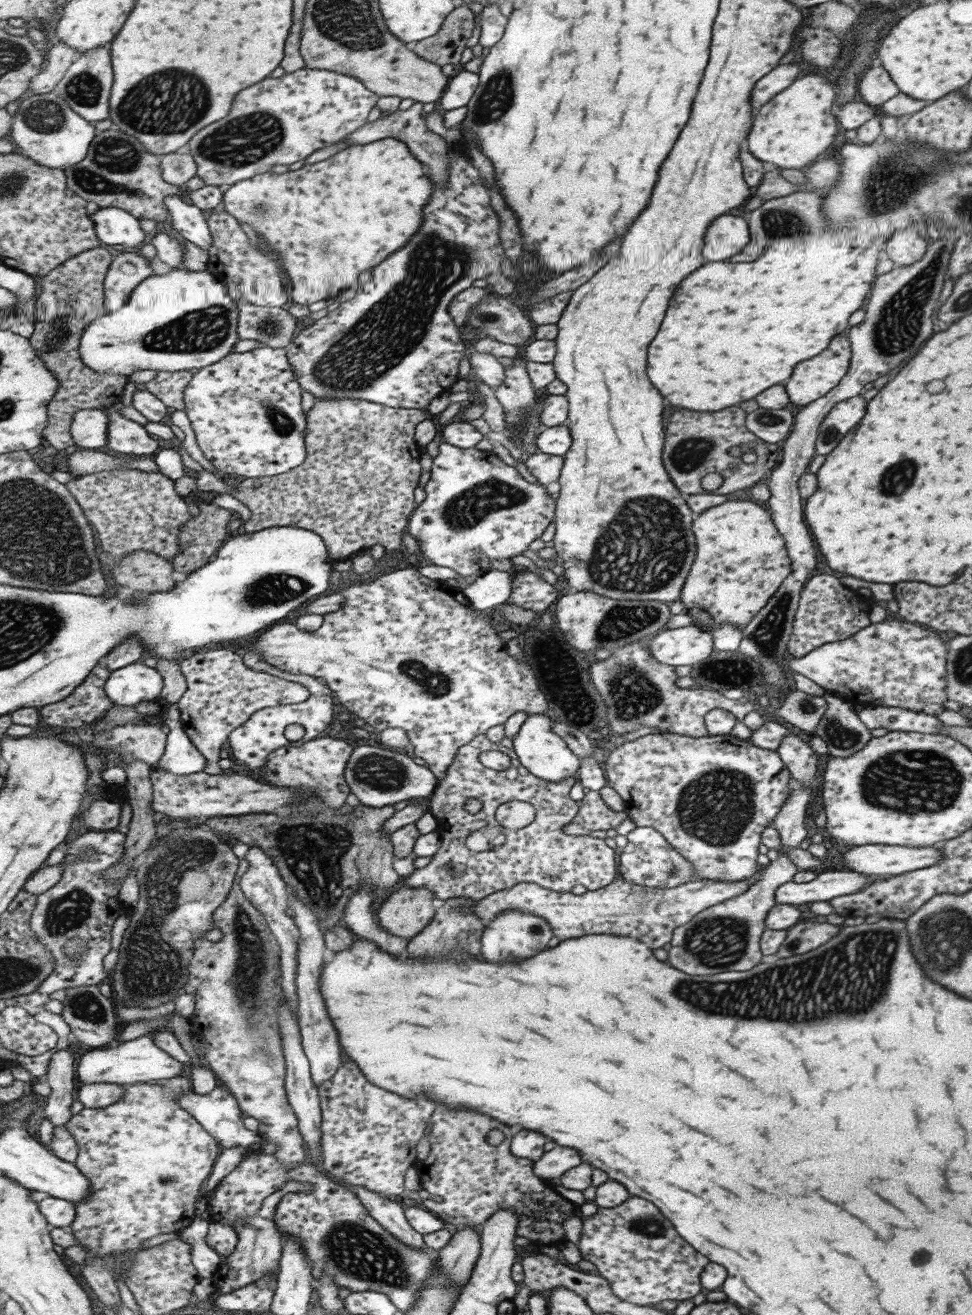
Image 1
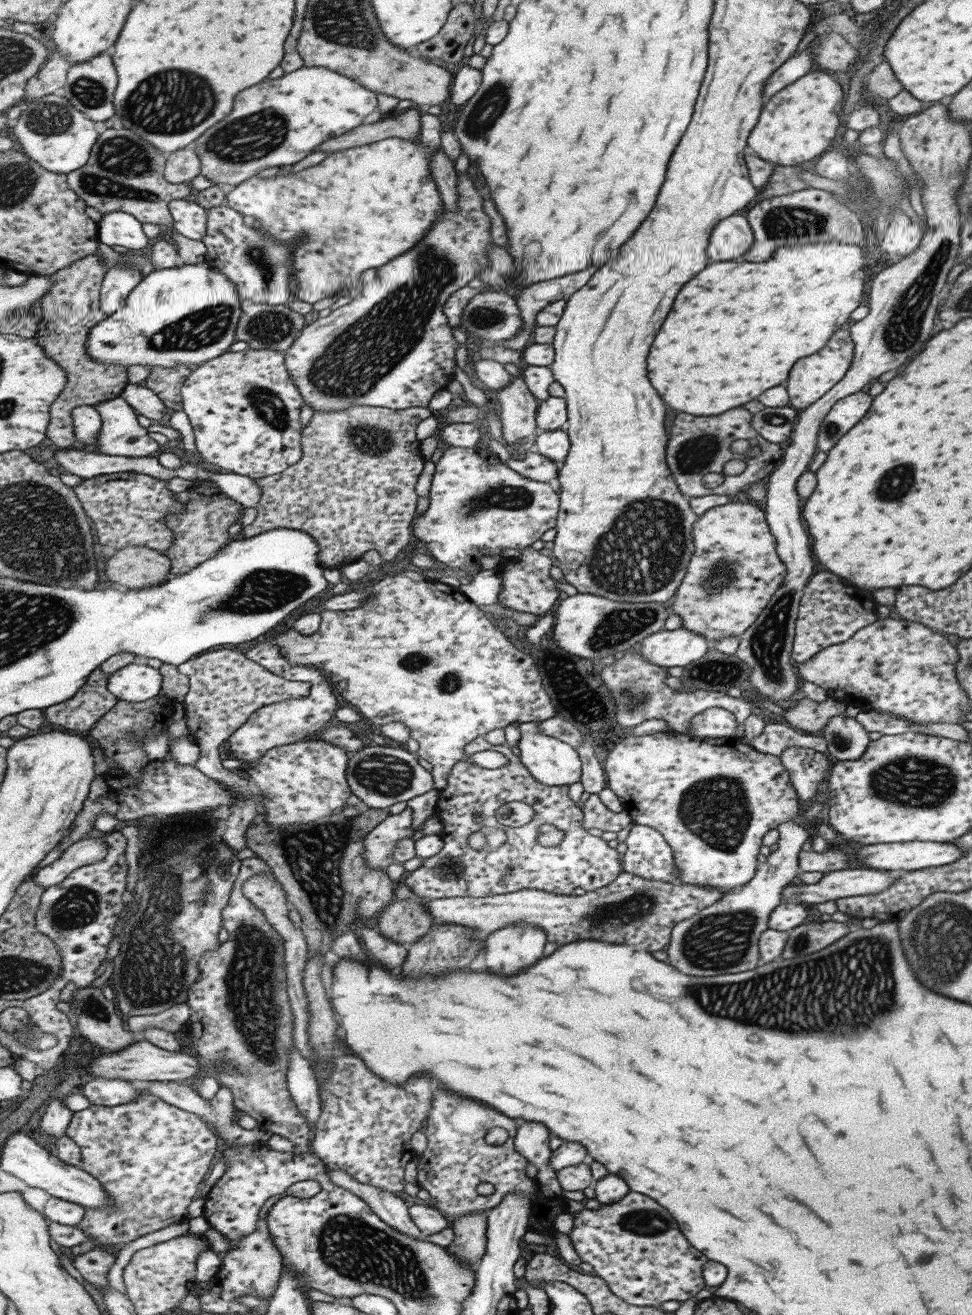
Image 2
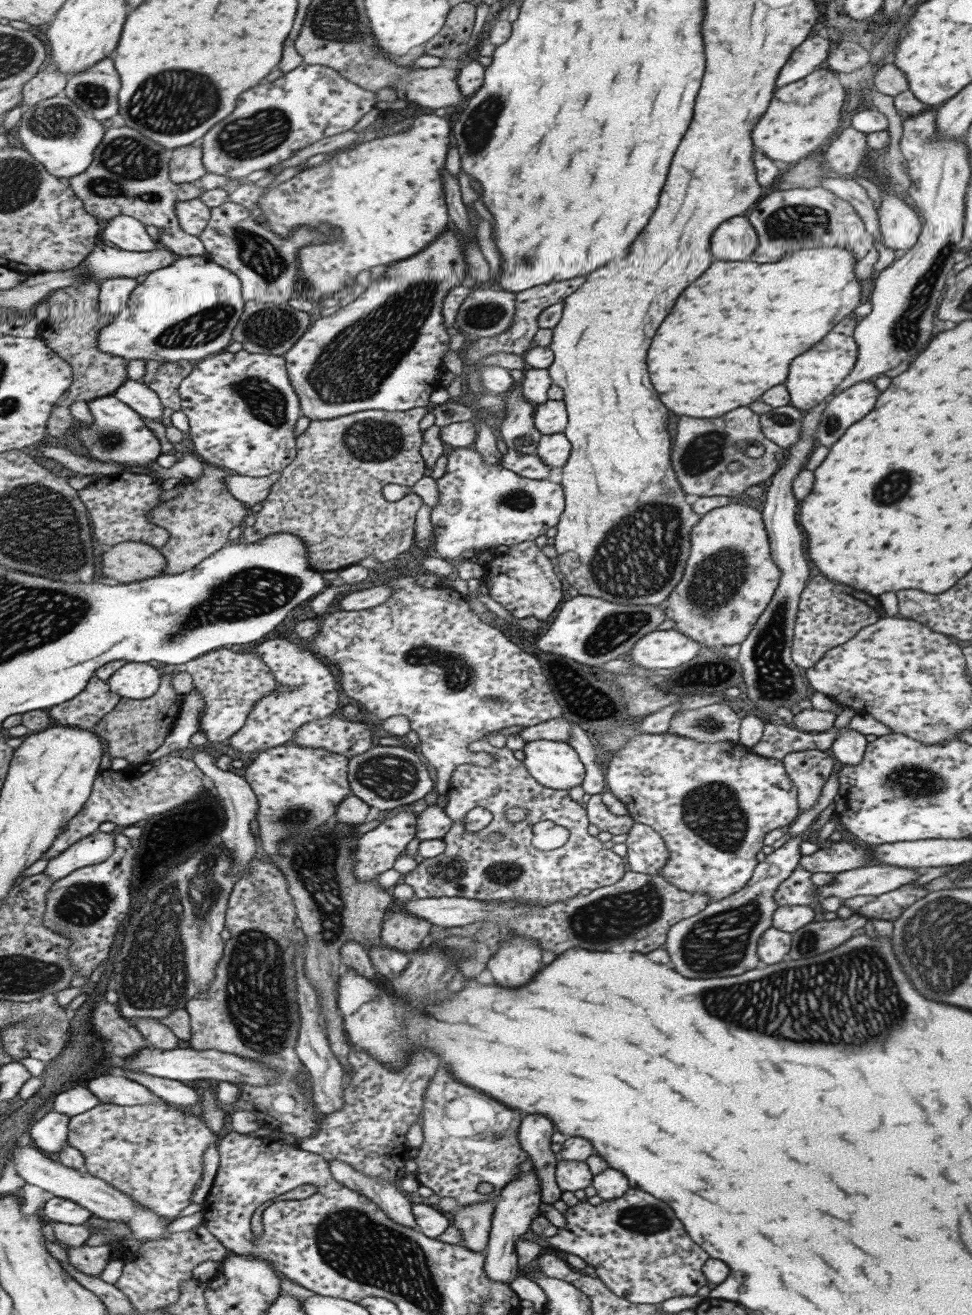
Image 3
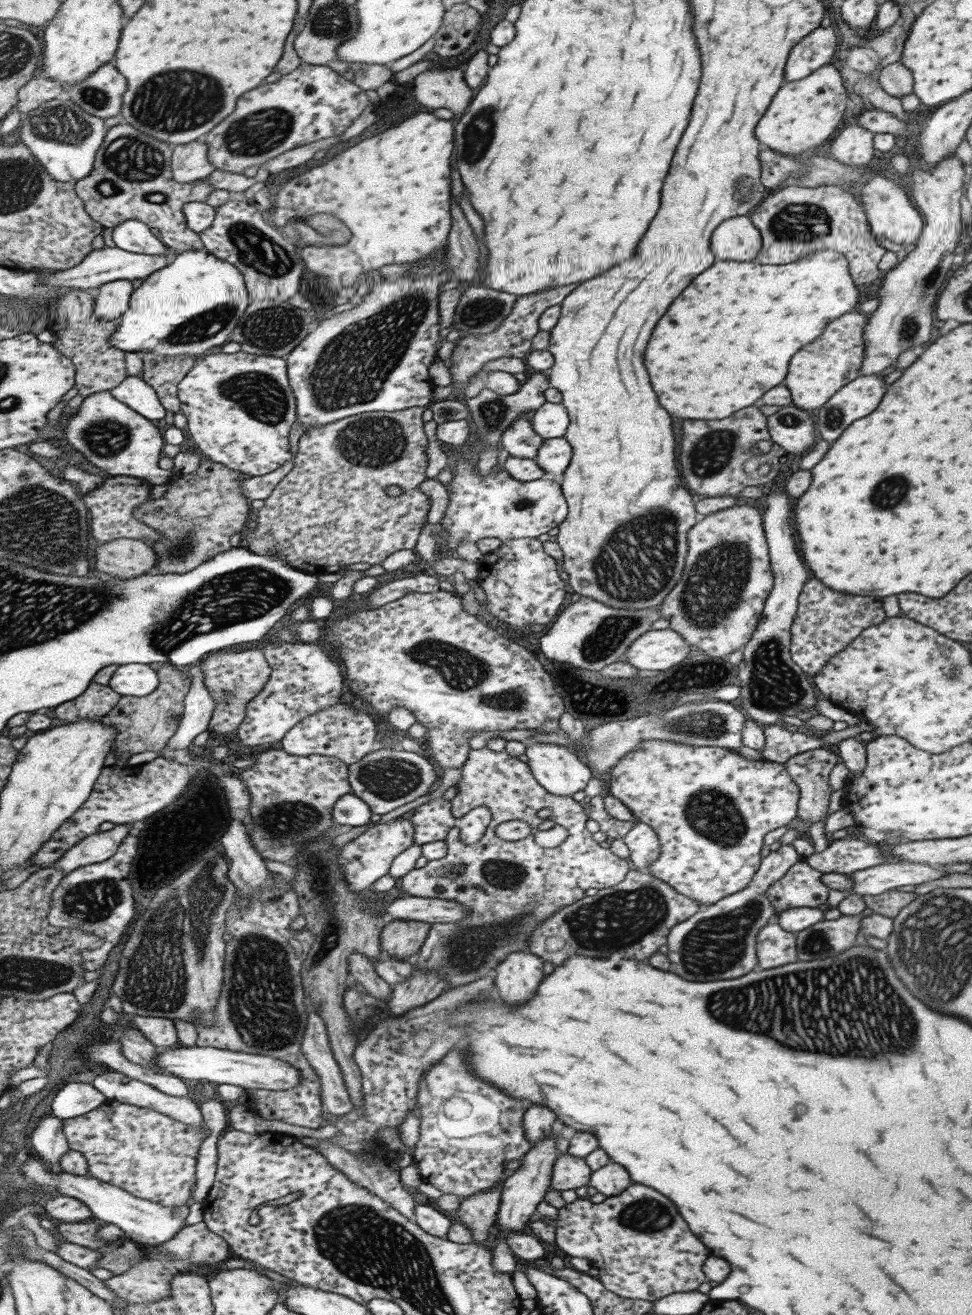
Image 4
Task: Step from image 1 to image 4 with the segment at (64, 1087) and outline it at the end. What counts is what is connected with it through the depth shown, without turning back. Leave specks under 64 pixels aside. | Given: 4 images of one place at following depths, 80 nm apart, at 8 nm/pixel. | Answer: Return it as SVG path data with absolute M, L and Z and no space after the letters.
M51 1114L32 1132L30 1142L46 1163L59 1163L62 1156L70 1149L68 1138L63 1132L64 1121Z

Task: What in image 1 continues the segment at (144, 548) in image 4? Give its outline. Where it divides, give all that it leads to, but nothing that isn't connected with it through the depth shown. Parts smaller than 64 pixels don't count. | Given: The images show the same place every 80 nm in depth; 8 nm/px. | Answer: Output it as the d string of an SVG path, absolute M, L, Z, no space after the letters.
M135 551L117 561L111 569L116 585L129 587L140 594L161 593L177 587L173 580L174 564L150 551Z

